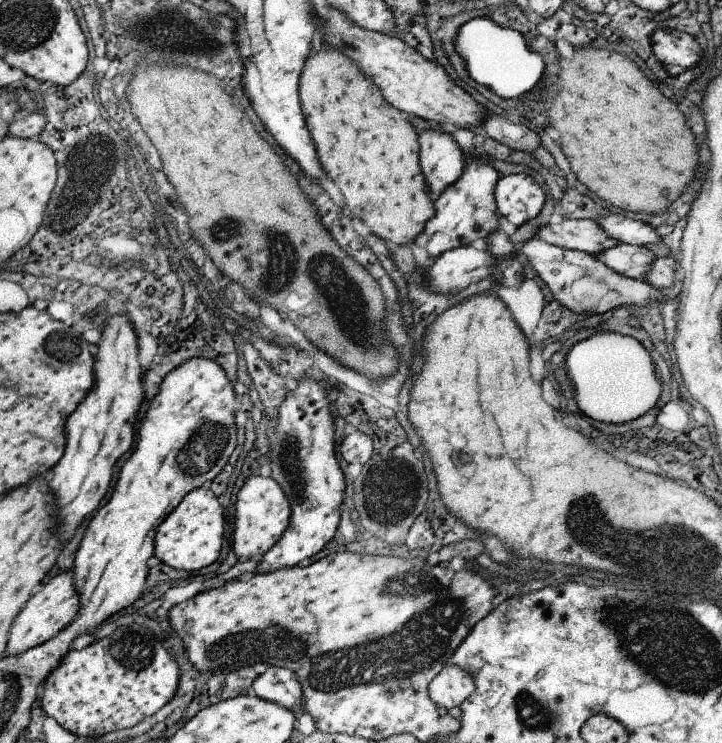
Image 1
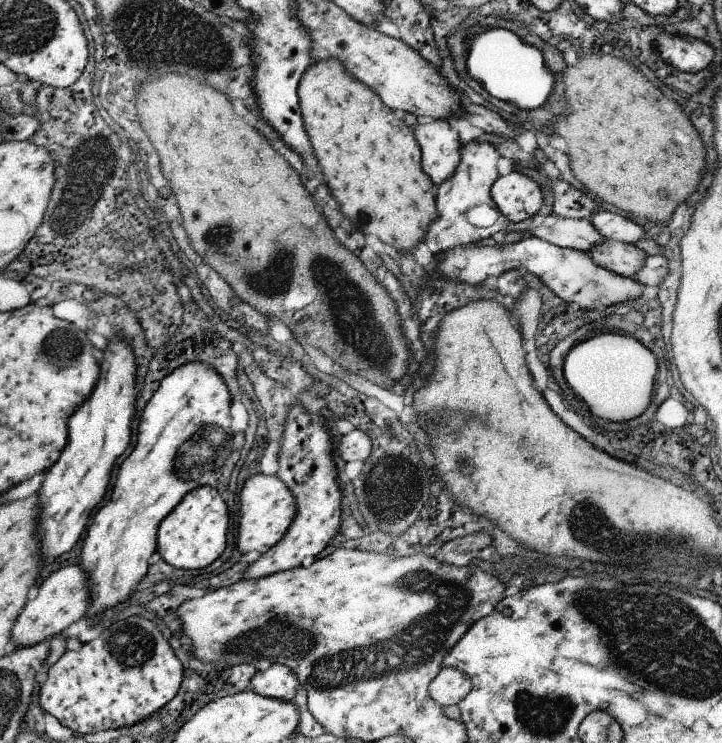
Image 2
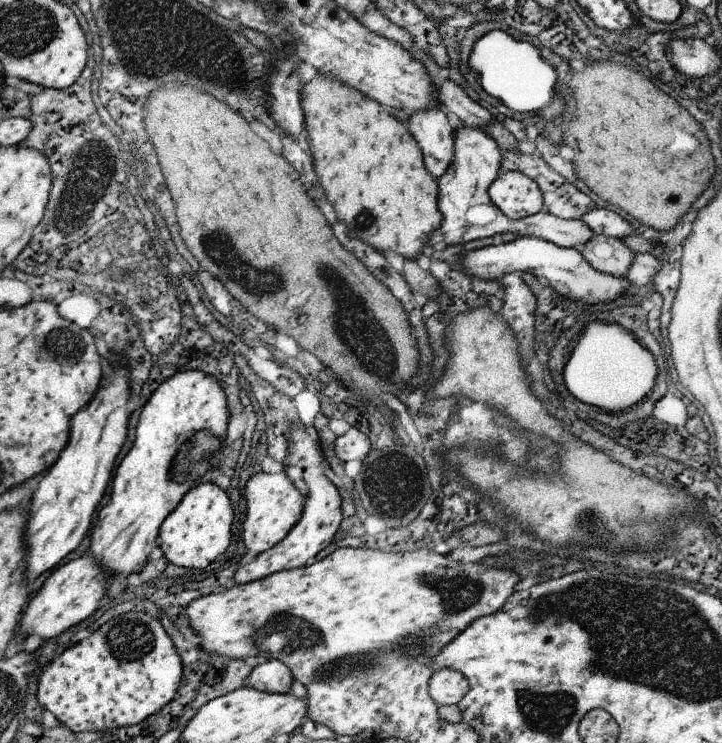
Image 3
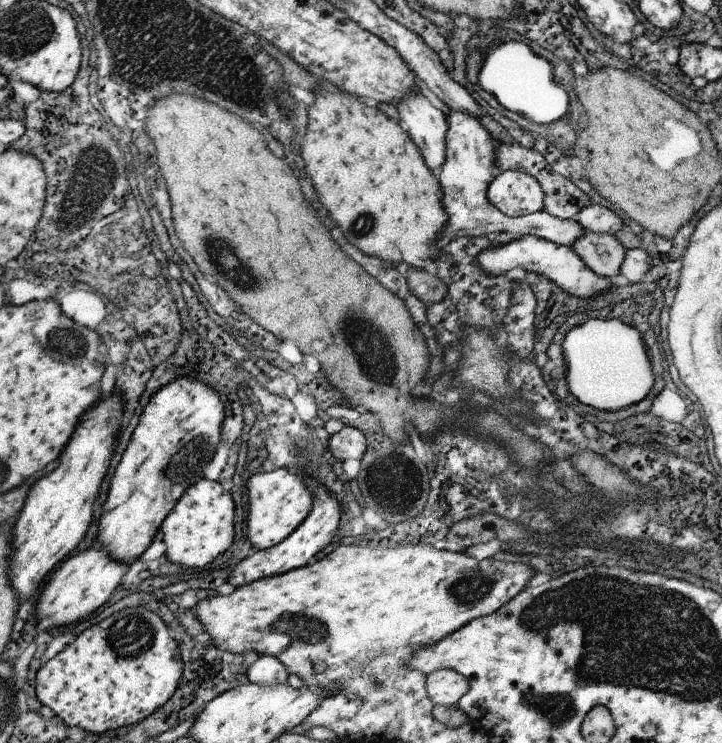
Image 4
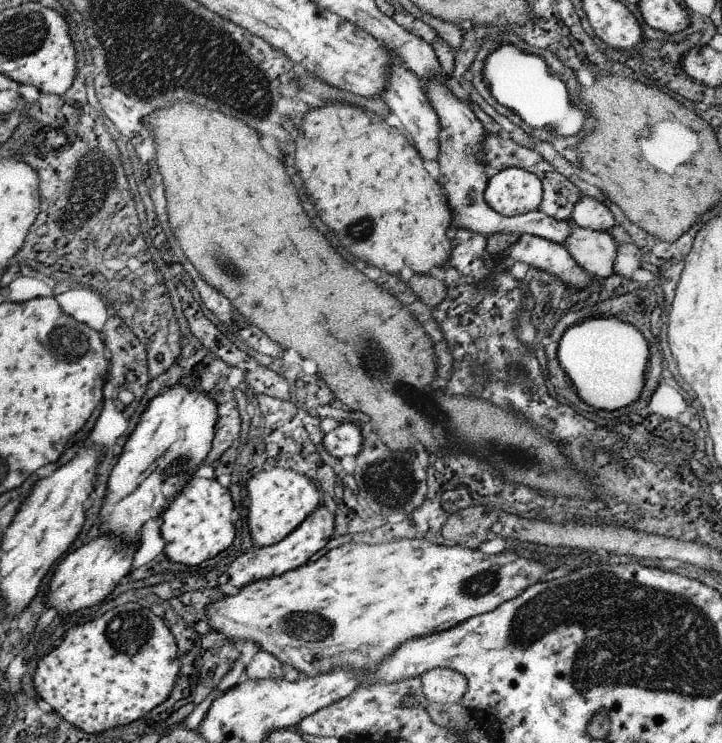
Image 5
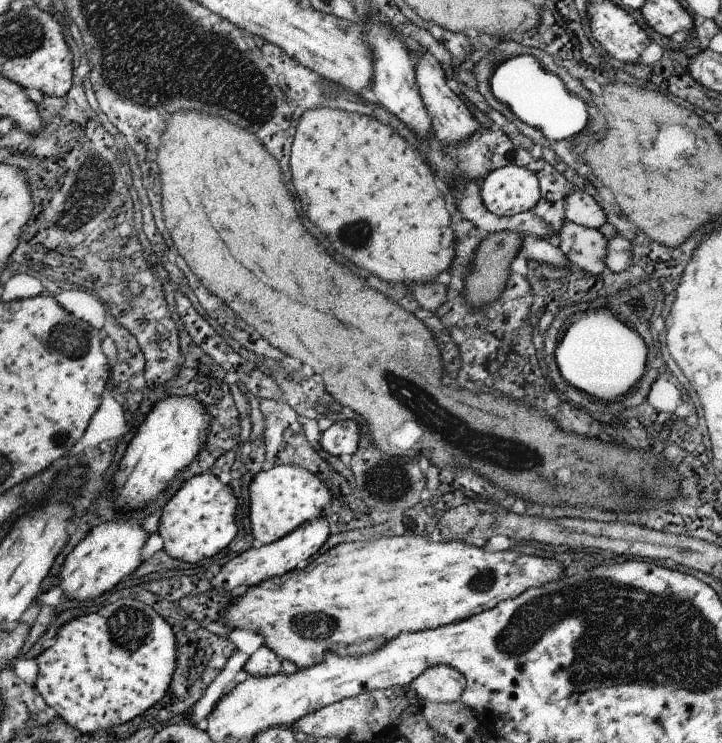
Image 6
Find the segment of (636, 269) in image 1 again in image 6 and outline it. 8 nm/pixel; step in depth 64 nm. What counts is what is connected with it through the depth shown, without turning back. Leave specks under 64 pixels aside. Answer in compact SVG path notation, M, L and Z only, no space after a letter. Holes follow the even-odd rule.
M563 222L557 232L557 248L573 268L587 274L607 274L607 238L599 230L589 230Z

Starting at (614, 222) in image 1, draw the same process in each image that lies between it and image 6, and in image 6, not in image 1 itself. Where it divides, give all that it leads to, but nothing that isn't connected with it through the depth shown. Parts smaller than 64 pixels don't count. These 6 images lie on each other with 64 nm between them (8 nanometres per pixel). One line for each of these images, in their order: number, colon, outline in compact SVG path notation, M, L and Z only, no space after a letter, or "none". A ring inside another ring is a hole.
2: M597 210L587 220L599 232L599 236L605 238L605 240L613 240L613 242L633 246L637 240L645 238L645 232L639 224L635 224L635 222L623 218L623 216L605 212L605 210Z
3: M589 210L581 216L581 222L595 234L595 236L605 236L605 238L615 238L623 240L633 234L633 228L629 222L625 222L619 214L611 210Z
4: M587 202L573 218L583 230L593 232L593 234L611 234L615 236L615 232L619 232L623 228L621 220L609 210L603 208L599 204L591 204Z
5: M581 194L581 198L573 204L575 206L571 208L571 214L569 214L571 222L569 224L579 226L579 228L587 228L593 232L607 232L609 228L615 226L611 212L601 202Z
6: M573 190L565 200L565 222L599 230L603 224L607 224L607 214L589 194L583 190Z

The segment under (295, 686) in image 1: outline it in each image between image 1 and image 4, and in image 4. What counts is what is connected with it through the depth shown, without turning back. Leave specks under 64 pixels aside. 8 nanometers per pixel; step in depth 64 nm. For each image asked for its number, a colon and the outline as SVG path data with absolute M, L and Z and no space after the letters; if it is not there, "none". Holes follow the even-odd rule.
2: M271 664L267 670L257 672L249 682L251 692L285 702L291 702L295 698L297 686L299 686L297 674L293 674L291 668L281 664Z
3: M267 660L257 664L249 676L247 676L247 686L257 688L259 692L277 692L277 694L287 694L291 692L291 682L293 682L293 672L279 660Z
4: M259 656L243 676L249 684L283 686L289 678L289 672L285 670L285 664L281 664L281 660L275 660L271 656Z

